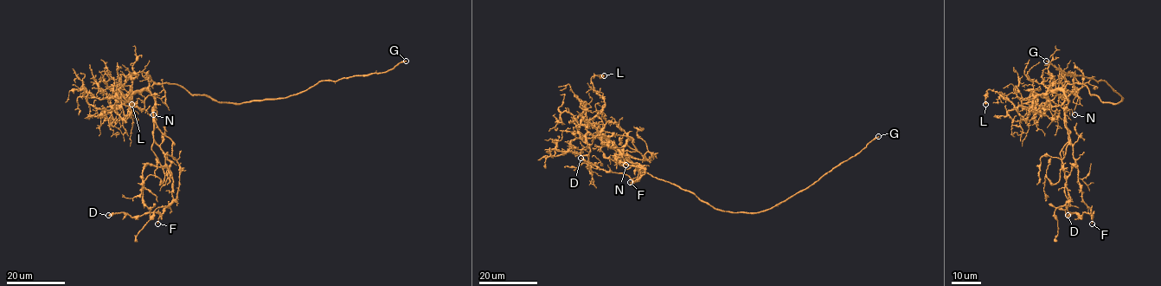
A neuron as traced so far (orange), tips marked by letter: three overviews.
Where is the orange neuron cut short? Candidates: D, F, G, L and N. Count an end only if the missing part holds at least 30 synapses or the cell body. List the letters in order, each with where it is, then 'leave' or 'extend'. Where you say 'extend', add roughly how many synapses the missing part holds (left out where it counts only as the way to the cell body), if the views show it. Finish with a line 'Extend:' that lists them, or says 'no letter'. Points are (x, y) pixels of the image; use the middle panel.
D: at (580, 158); leave
F: at (630, 182); leave
G: at (878, 136); extend
L: at (604, 75); leave
N: at (625, 165); leave
Extend: G

